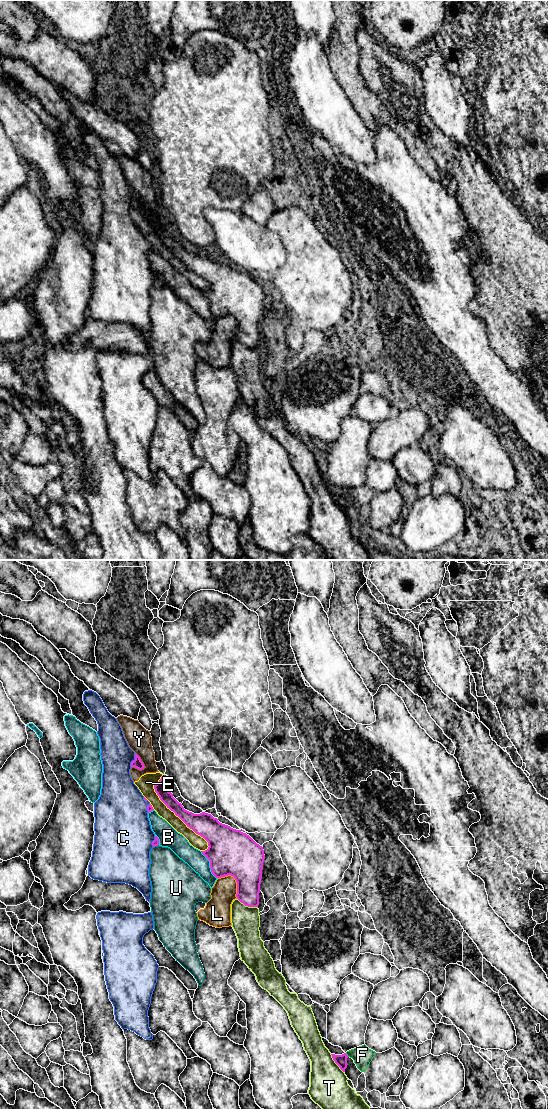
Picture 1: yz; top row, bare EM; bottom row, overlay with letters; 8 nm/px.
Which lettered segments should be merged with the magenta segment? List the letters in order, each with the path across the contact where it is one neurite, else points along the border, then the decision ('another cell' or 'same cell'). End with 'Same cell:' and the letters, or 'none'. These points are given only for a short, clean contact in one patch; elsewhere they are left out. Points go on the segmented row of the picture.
B: another cell
C: same cell
E: another cell
F: border along yz (345, 1053), (348, 1056); another cell
L: another cell
T: another cell
U: another cell
Y: border along yz (135, 753), (144, 766), (141, 770); another cell
Same cell: C

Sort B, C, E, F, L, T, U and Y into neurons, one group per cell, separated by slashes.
B / C / E Y / F / L / T / U

